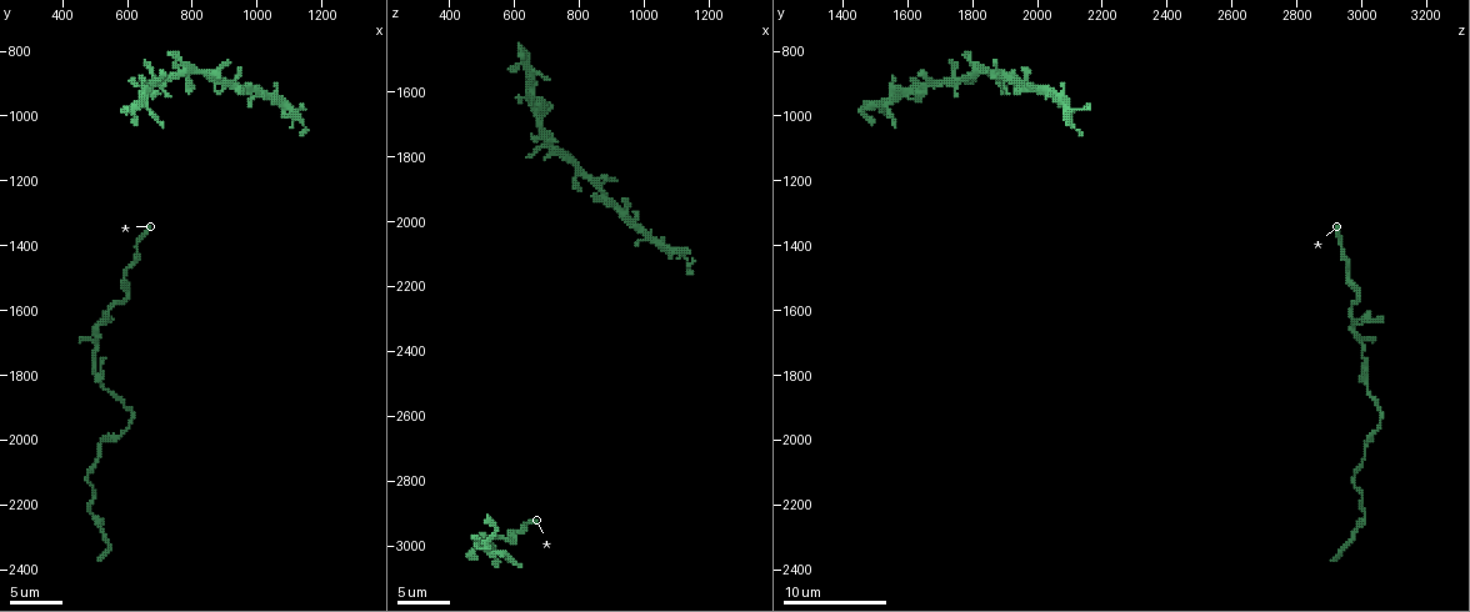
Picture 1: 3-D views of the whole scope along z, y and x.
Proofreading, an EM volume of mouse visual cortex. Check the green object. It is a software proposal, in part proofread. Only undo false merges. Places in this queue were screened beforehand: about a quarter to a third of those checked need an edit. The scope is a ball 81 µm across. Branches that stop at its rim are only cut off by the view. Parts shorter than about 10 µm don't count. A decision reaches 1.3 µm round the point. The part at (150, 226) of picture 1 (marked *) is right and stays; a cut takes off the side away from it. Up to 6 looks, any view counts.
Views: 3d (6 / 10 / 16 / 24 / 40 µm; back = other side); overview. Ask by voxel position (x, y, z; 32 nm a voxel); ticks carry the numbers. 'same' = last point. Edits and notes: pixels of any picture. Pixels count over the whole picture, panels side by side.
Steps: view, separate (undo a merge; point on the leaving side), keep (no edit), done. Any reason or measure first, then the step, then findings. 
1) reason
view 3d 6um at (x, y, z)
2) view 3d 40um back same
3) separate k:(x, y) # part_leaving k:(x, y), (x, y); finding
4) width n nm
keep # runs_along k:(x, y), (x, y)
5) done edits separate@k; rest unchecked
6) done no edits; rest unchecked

three arms meet
view 3d 6um at (500, 1700, 2990)

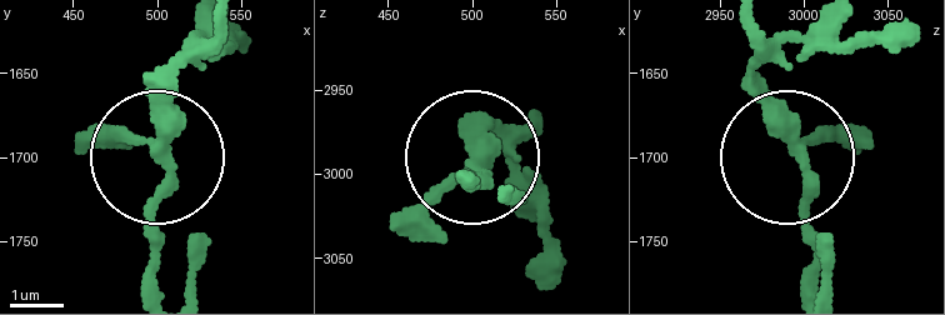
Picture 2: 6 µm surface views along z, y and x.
view 3d 6um back at (504, 1698, 2998)

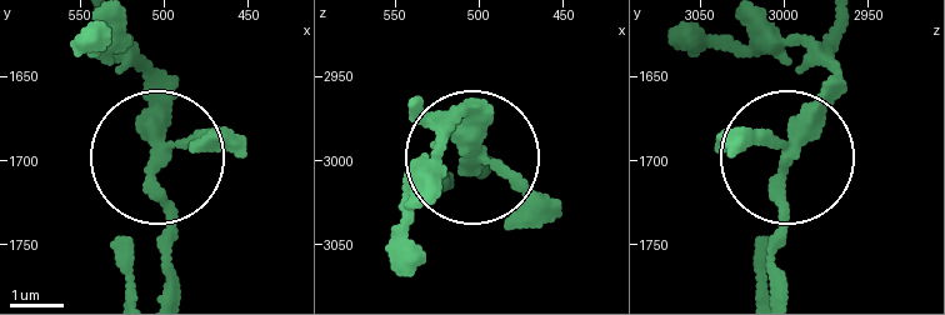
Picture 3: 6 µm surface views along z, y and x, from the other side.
width 260 nm
keep # runs_along 3:(834, 26), (834, 93), (785, 174), (766, 281); all the same neuron

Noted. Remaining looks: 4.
calibre changes
view 3d 10um at (530, 1990, 3020)

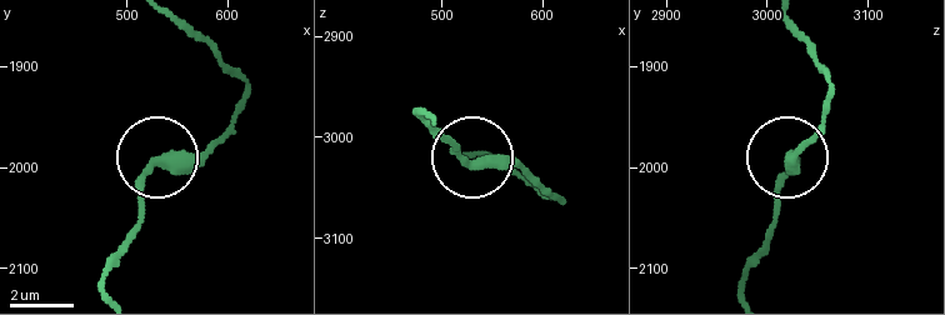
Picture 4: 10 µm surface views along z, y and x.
keep # one neuron here

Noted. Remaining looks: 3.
sudden change in width
view 3d 6um at (600, 1550, 3000)

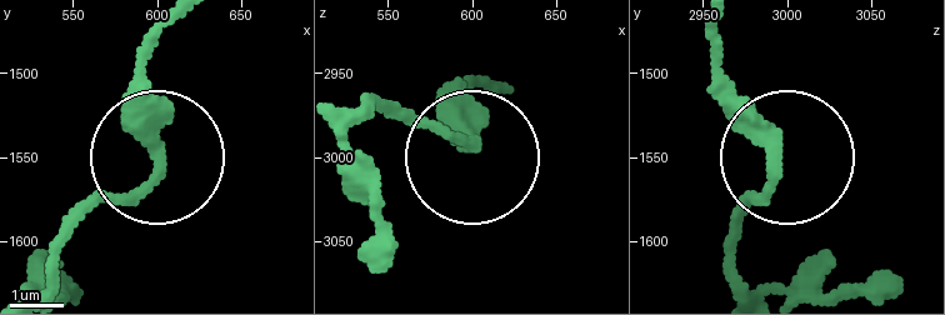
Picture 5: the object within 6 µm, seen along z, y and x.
keep # runs_along 5:(719, 33), (728, 100), (776, 168), (728, 243); all the same neuron

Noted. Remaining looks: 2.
done no edits; rest unchecked

